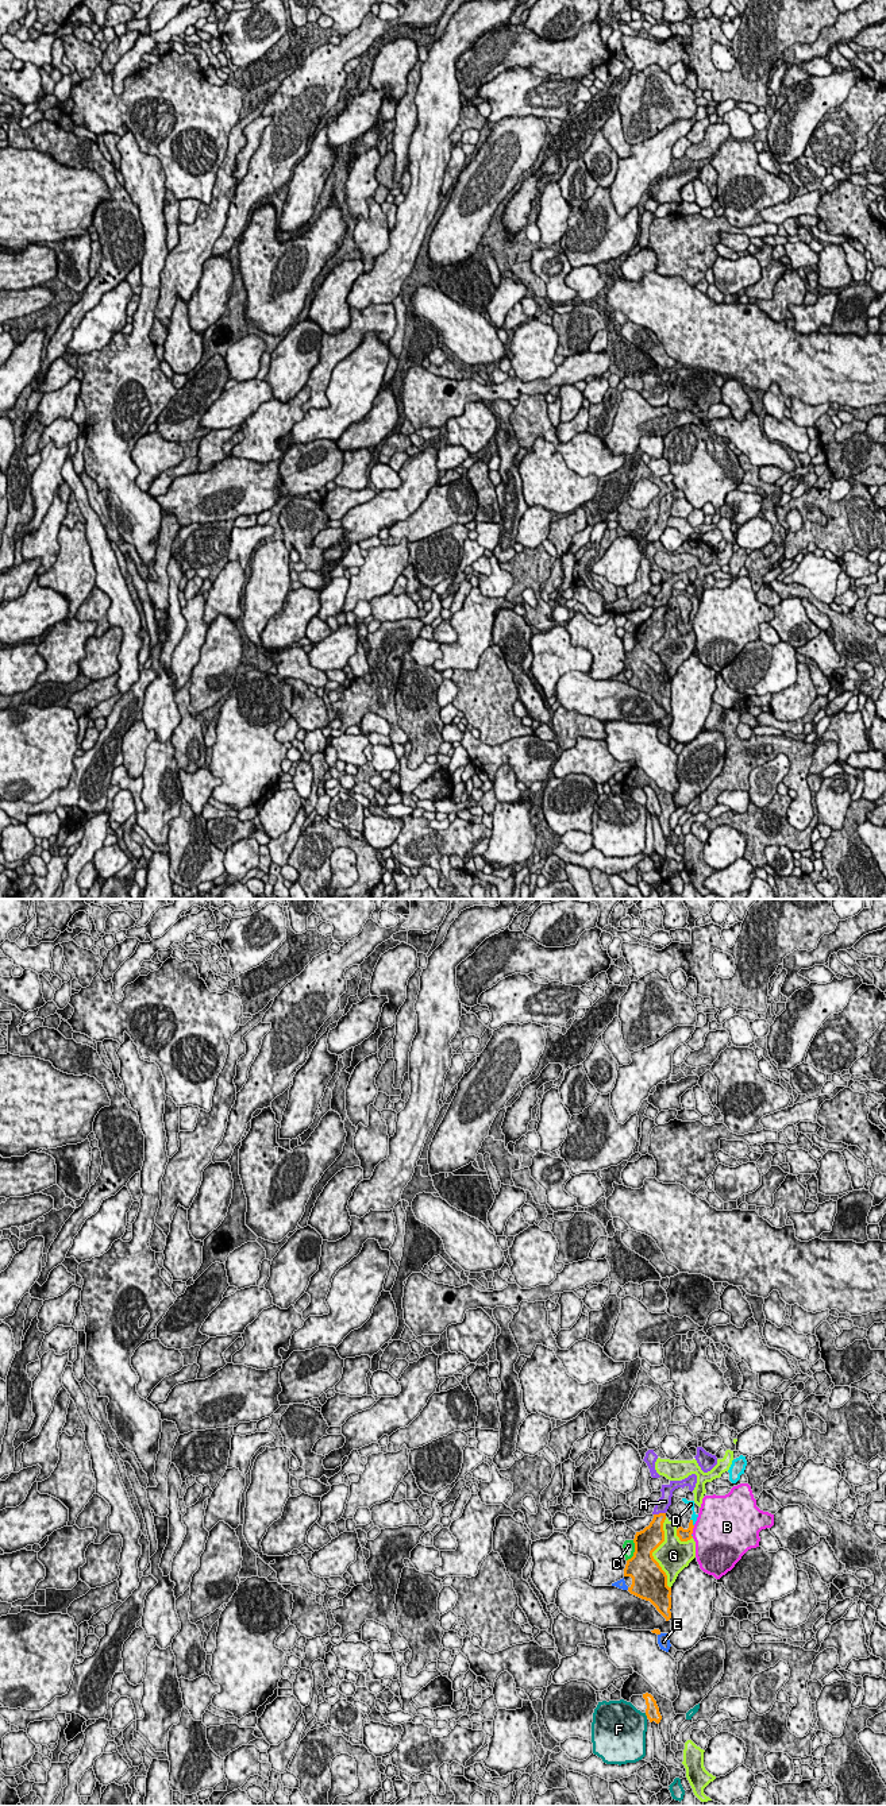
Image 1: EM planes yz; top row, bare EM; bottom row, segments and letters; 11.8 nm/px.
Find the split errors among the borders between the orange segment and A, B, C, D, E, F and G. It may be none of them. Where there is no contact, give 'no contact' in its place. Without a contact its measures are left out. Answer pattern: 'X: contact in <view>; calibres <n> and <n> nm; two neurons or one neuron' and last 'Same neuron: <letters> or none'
A: contact in yz; calibres 240 and 160 nm; two neurons
B: contact in yz; calibres 140 and 460 nm; two neurons
C: contact in yz; calibres 360 and 140 nm; two neurons
D: contact in yz; calibres 140 and 70 nm; one neuron
E: no contact; two neurons
F: contact in yz; calibres 160 and 440 nm; two neurons
G: contact in yz; calibres 360 and 400 nm; two neurons
Same neuron: D

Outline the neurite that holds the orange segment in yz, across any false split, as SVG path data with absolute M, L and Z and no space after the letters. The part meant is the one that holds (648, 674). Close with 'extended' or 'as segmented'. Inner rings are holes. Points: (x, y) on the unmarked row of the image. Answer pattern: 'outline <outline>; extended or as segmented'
outline M666 606L654 607L650 618L636 625L635 645L627 653L624 669L632 671L628 684L650 694L669 714L671 711L671 680L667 679L666 665L652 649L652 645L664 634L664 613Z; as segmented

